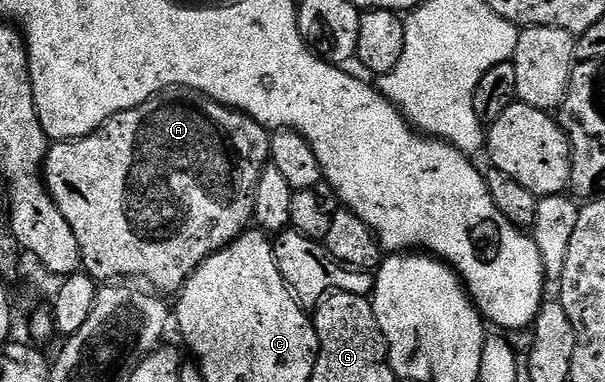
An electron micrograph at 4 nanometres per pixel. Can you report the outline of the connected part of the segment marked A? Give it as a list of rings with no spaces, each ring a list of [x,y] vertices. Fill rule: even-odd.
[[[175,88],[146,100],[140,106],[118,112],[110,120],[104,121],[92,134],[81,136],[78,140],[59,140],[51,143],[44,165],[46,189],[50,191],[50,197],[54,199],[56,206],[60,206],[60,214],[64,214],[68,226],[72,226],[76,242],[80,242],[82,268],[86,275],[99,282],[118,282],[121,281],[118,280],[121,276],[143,276],[155,293],[181,292],[186,280],[213,252],[227,248],[236,237],[251,227],[256,182],[260,182],[260,174],[268,166],[270,137],[271,133],[246,113],[210,100],[200,92],[191,92],[189,88]]]

